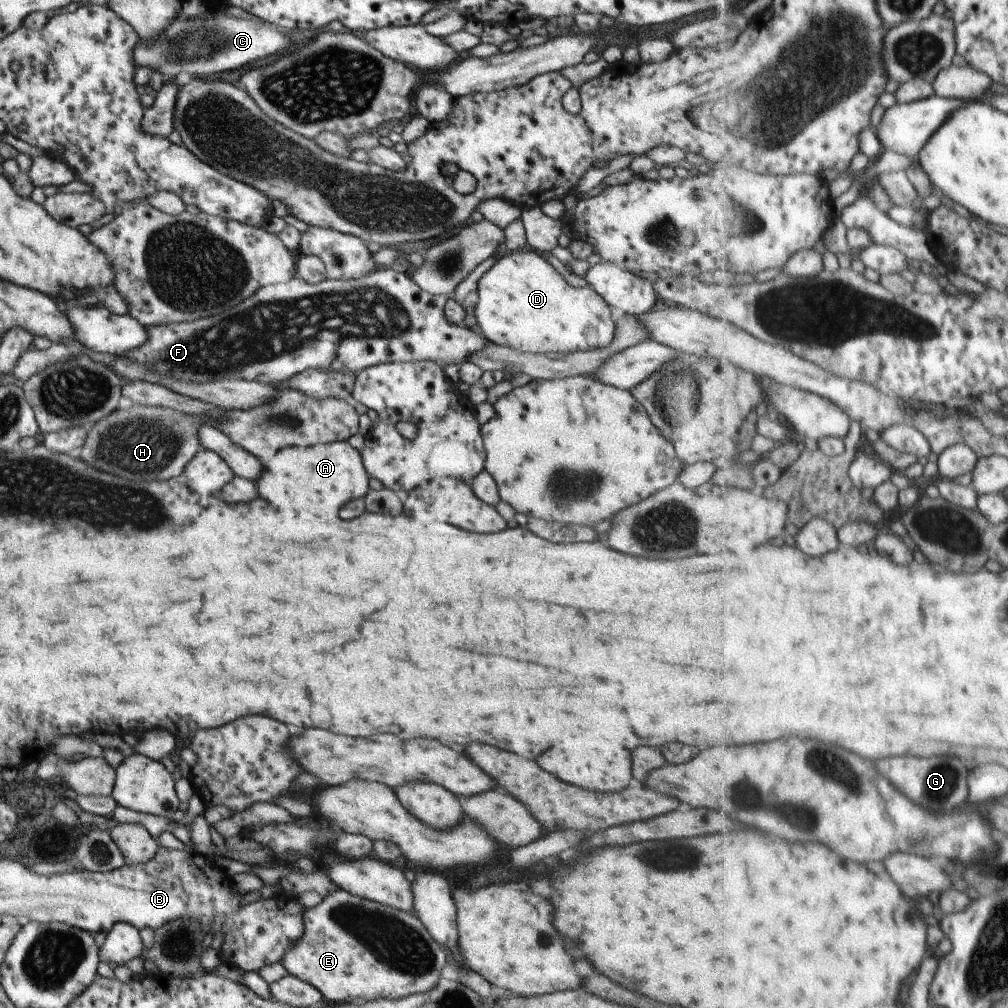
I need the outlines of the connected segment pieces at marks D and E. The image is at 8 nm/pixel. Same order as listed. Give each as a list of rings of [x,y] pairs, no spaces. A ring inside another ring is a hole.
[[[531,250],[504,252],[476,284],[477,330],[494,345],[528,353],[572,353],[609,346],[615,329],[609,305],[591,287],[571,285]]]
[[[333,890],[315,906],[303,908],[300,914],[302,933],[284,950],[278,963],[289,975],[316,988],[327,1003],[400,999],[405,995],[427,992],[438,981],[445,958],[438,942],[429,936],[419,919],[411,913],[385,906],[344,891]]]

